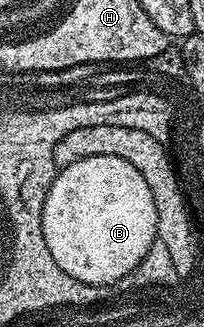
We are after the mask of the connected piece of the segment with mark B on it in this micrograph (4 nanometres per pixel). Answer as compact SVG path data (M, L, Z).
M93 155L90 159L78 159L63 166L57 172L54 183L48 188L44 210L40 212L42 235L46 235L46 247L54 255L54 263L87 285L112 285L133 272L157 240L154 195L146 187L146 179L126 159L114 155Z

